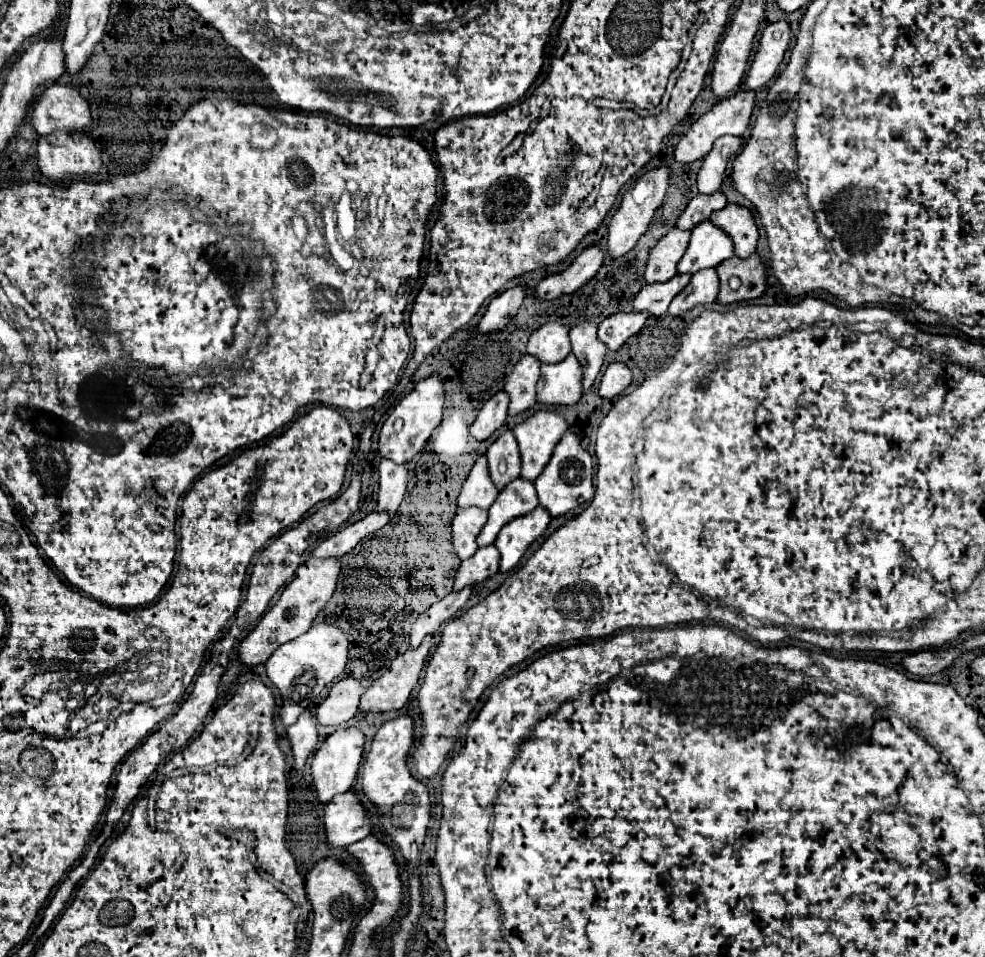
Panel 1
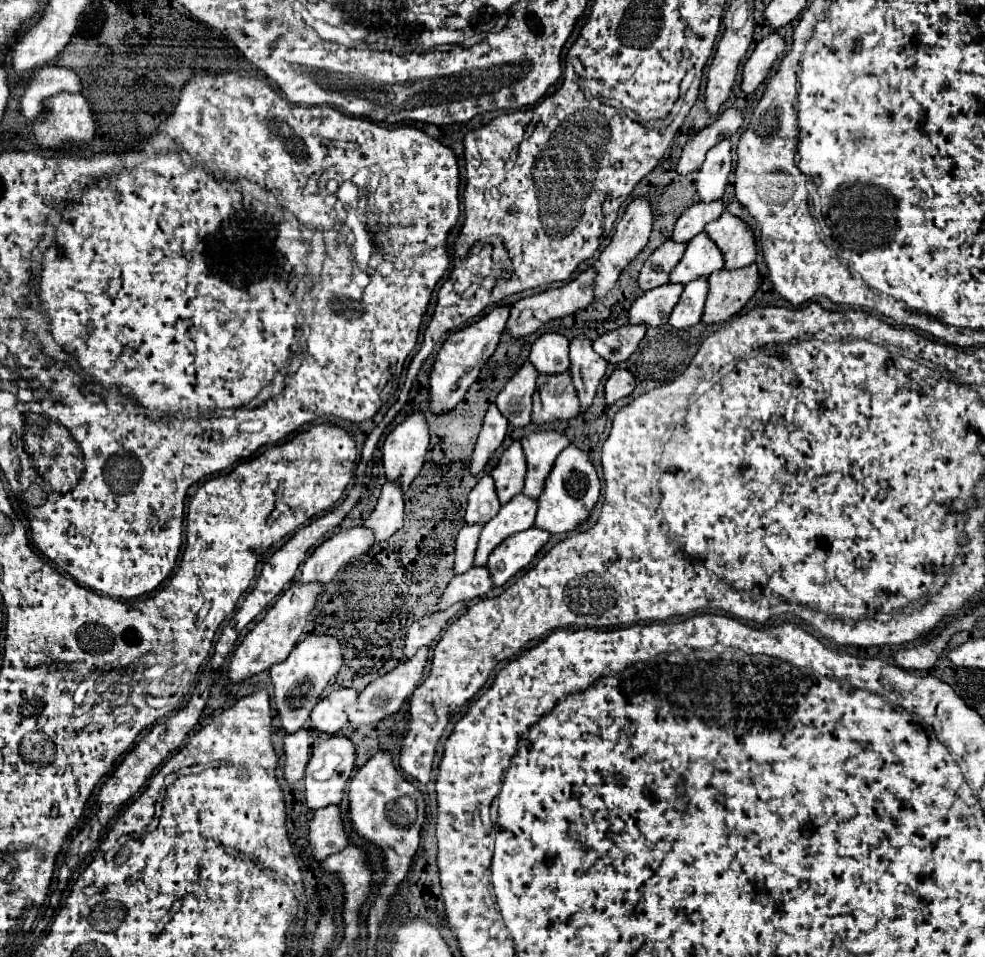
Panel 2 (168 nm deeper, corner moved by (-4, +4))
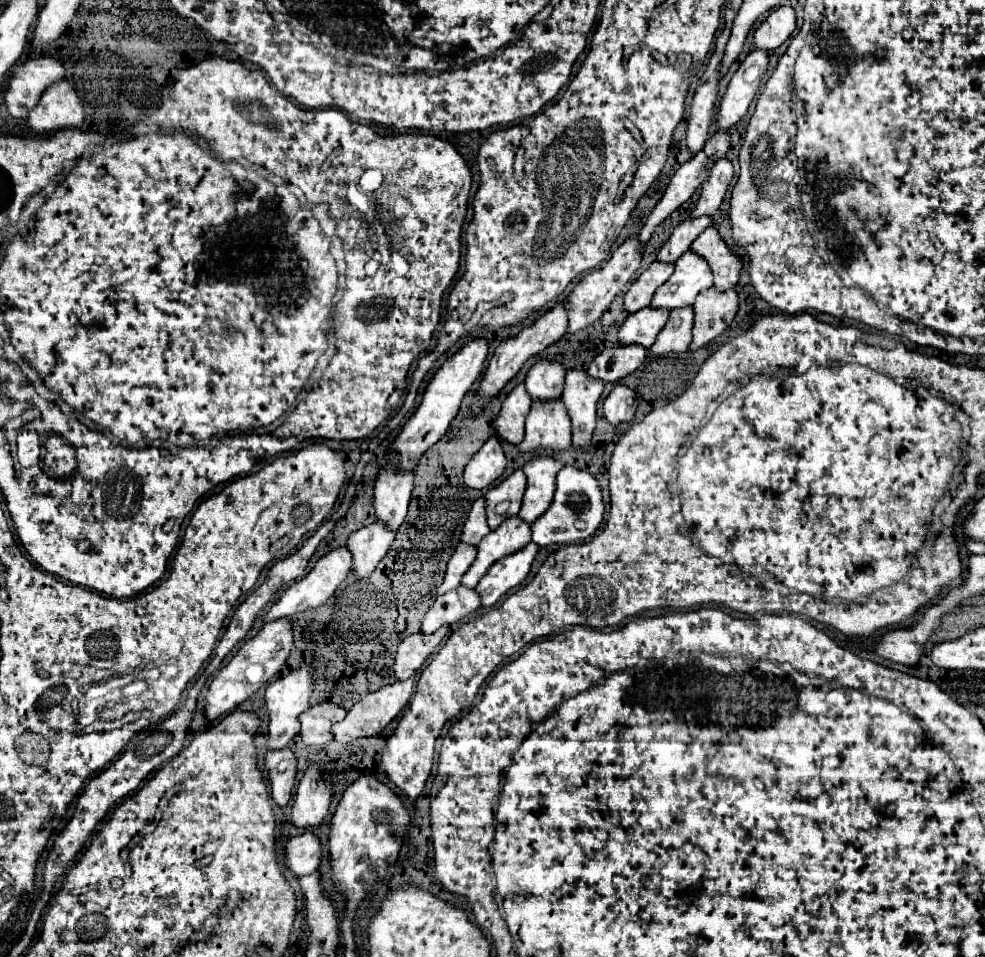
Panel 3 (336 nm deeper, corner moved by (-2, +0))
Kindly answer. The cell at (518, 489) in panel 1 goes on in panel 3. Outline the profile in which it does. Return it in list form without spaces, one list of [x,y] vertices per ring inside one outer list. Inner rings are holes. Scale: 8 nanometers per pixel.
[[[514,515],[512,519],[504,519],[504,523],[498,529],[494,529],[478,543],[476,563],[472,563],[472,567],[464,573],[462,585],[476,587],[480,577],[488,571],[488,567],[494,561],[522,549],[528,543],[530,543],[530,525],[524,523],[518,515]]]

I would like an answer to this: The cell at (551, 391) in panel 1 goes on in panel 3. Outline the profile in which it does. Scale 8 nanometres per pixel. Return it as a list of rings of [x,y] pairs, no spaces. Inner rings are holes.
[[[564,401],[556,403],[532,403],[526,417],[526,437],[518,445],[520,451],[554,449],[562,451],[570,447],[570,423]]]

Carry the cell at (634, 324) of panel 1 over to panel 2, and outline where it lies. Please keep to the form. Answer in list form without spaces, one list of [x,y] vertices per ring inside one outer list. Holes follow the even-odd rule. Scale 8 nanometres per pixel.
[[[624,325],[620,329],[616,329],[616,331],[604,333],[600,339],[594,341],[592,347],[608,363],[620,365],[620,363],[626,363],[630,359],[630,355],[638,349],[644,335],[646,335],[644,327]]]

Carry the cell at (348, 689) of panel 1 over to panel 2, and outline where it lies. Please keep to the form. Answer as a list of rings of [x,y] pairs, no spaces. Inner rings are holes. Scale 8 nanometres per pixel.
[[[336,689],[328,697],[320,699],[316,707],[310,711],[312,729],[318,729],[322,733],[334,735],[338,733],[346,723],[346,707],[356,703],[356,691],[354,689]]]

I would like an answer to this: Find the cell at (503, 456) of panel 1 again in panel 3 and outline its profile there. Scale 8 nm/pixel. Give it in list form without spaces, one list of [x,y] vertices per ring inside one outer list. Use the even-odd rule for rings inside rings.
[[[516,469],[516,471],[512,471],[512,475],[508,475],[504,481],[500,481],[496,487],[492,487],[484,495],[486,497],[486,511],[488,511],[490,529],[496,529],[508,515],[518,515],[524,489],[526,489],[526,475],[524,475],[522,469]],[[500,501],[510,503],[510,507],[508,507],[508,511],[504,515],[496,513],[496,505]]]

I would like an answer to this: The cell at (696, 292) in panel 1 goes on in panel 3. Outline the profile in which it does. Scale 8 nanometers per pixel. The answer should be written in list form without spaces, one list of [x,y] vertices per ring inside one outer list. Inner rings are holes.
[[[678,307],[676,311],[670,311],[668,323],[660,331],[650,351],[656,357],[682,353],[690,347],[690,339],[692,339],[692,307]]]

